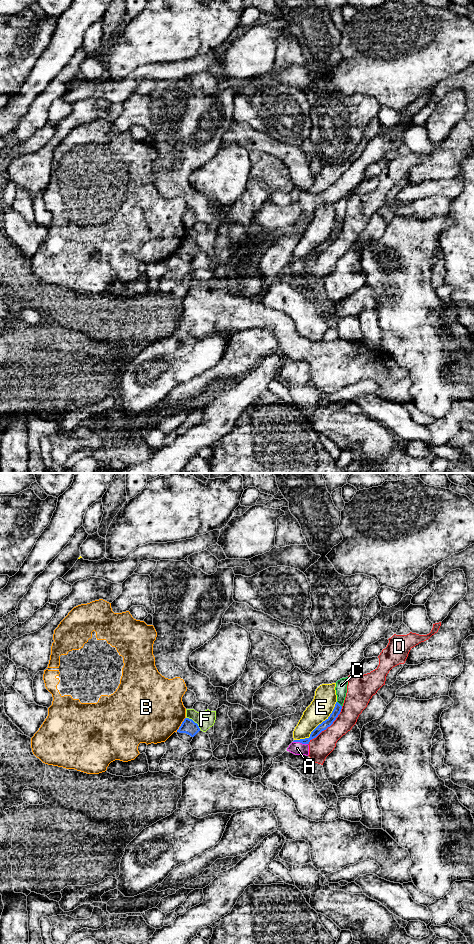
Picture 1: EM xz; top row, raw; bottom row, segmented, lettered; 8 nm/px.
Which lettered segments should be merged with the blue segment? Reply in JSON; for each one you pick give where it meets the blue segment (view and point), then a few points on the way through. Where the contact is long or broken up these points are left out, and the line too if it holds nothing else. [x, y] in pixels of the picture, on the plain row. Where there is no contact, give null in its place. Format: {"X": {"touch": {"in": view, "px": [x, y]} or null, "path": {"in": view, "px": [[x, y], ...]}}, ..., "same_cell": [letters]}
{"A": {"touch": {"in": "xz", "px": [300, 262]}, "path": {"in": "xz", "px": [[324, 245], [305, 262], [300, 262], [297, 268]]}}, "same_cell": ["A"]}

